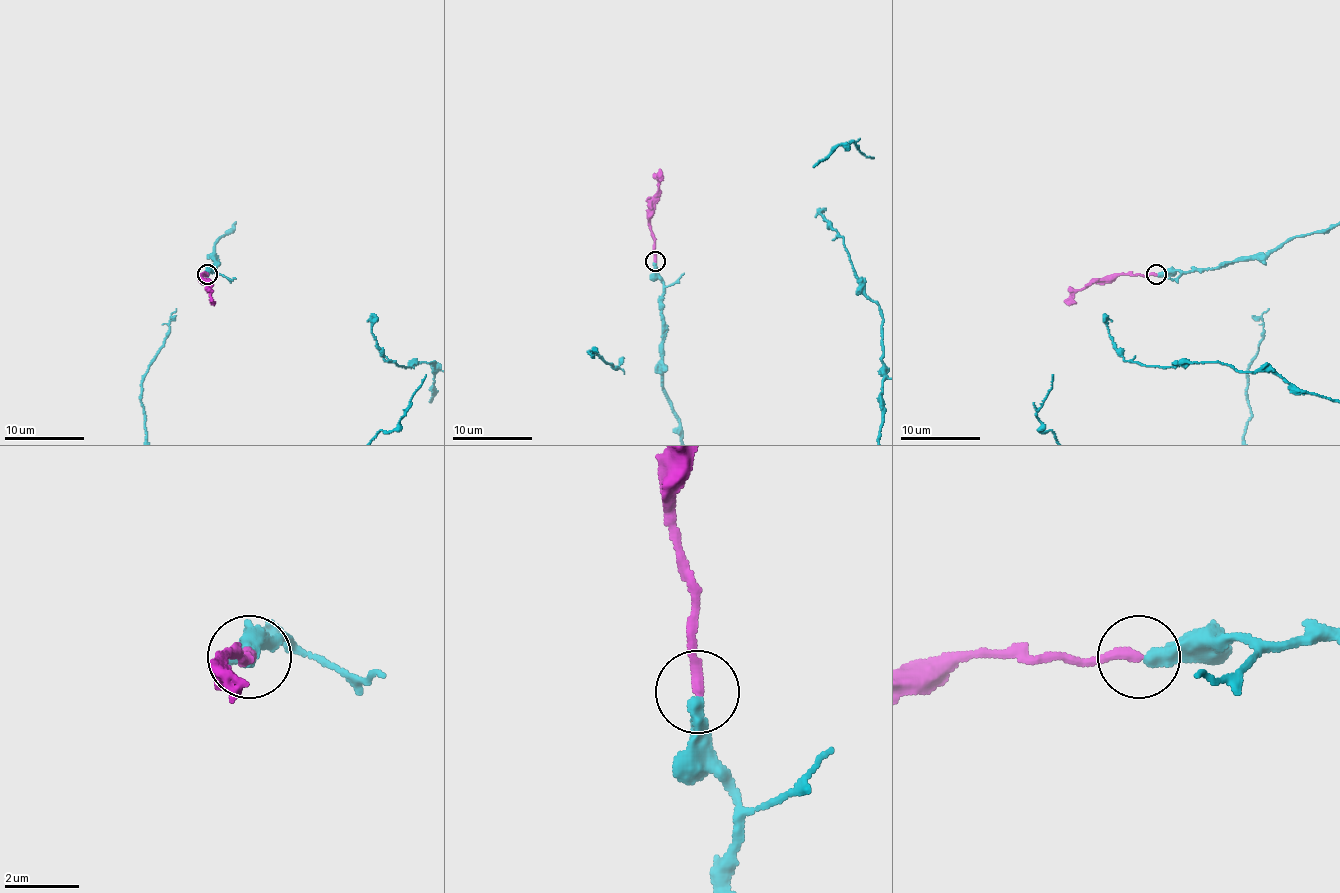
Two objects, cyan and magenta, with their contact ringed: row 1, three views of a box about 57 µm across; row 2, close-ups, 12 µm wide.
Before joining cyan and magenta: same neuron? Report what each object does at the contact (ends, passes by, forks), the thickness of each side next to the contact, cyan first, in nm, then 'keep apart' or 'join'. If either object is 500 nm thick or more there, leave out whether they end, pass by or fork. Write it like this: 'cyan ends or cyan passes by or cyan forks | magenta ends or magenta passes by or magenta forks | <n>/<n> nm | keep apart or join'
cyan ends | magenta ends | 380/300 nm | join

